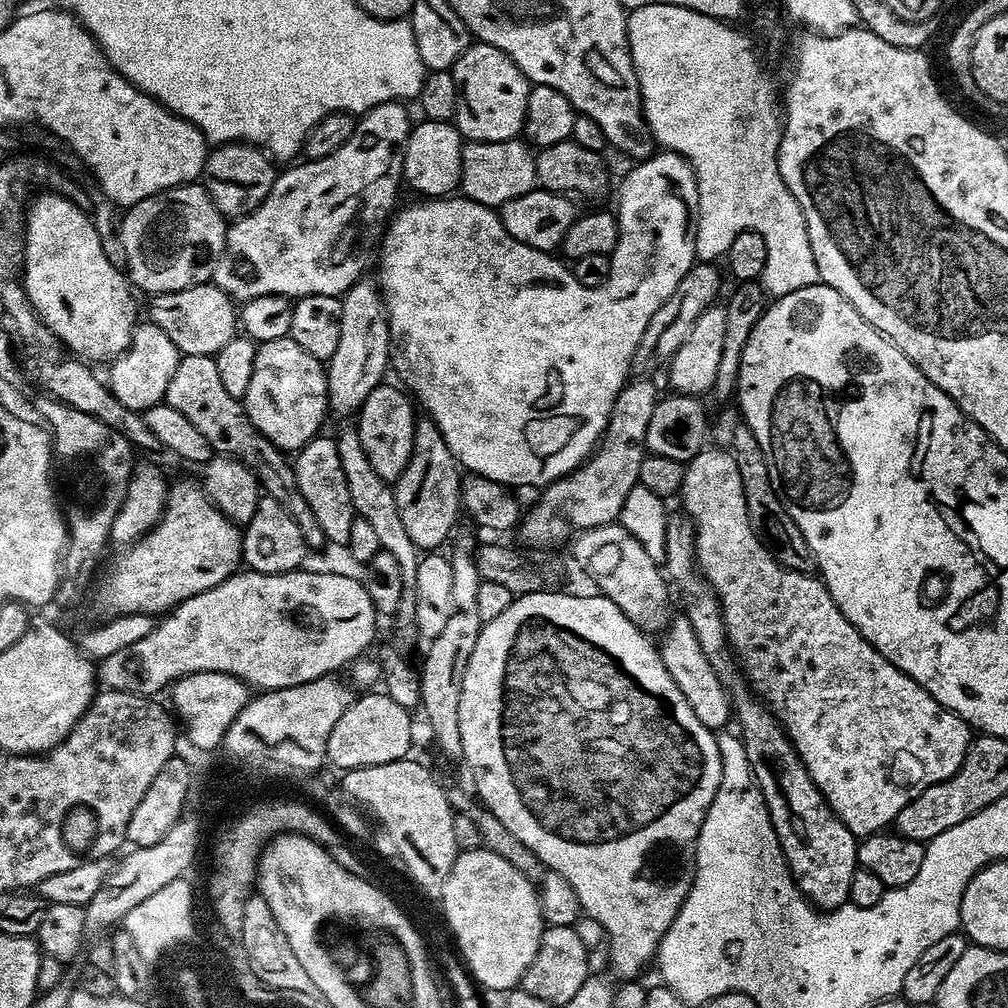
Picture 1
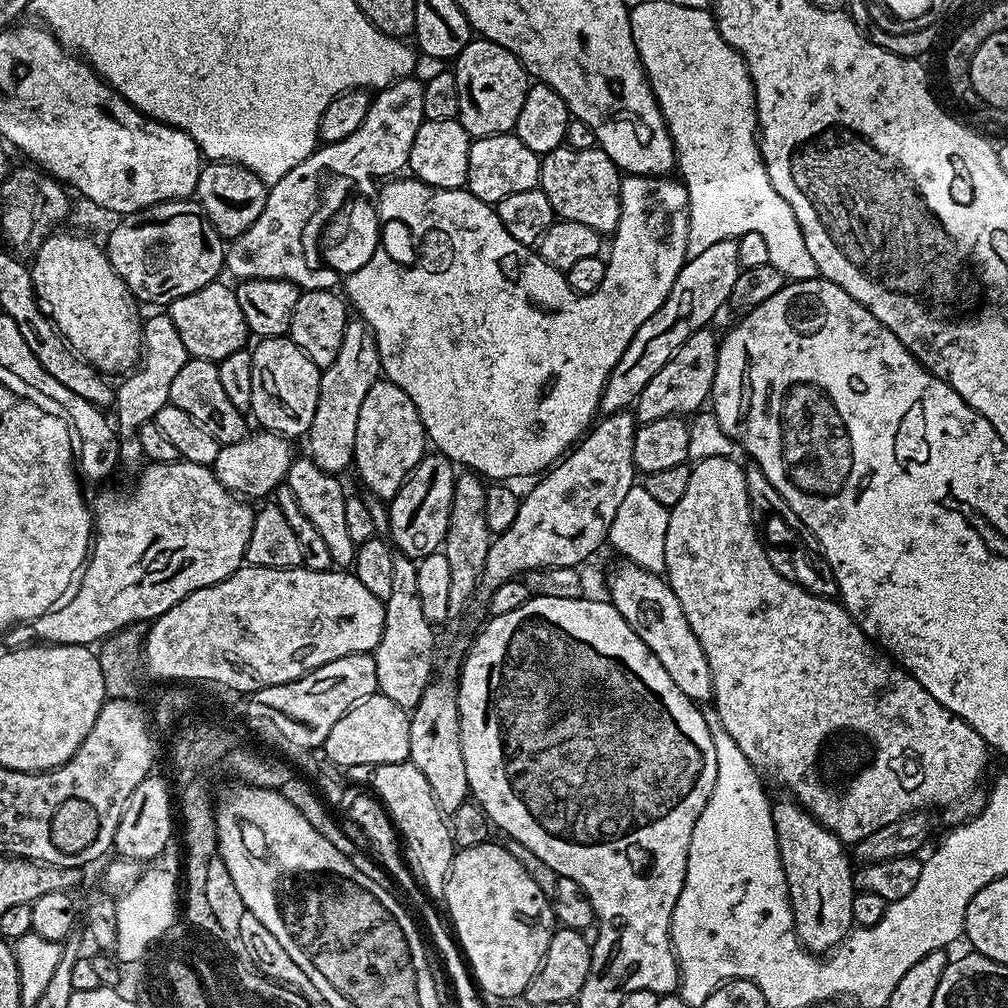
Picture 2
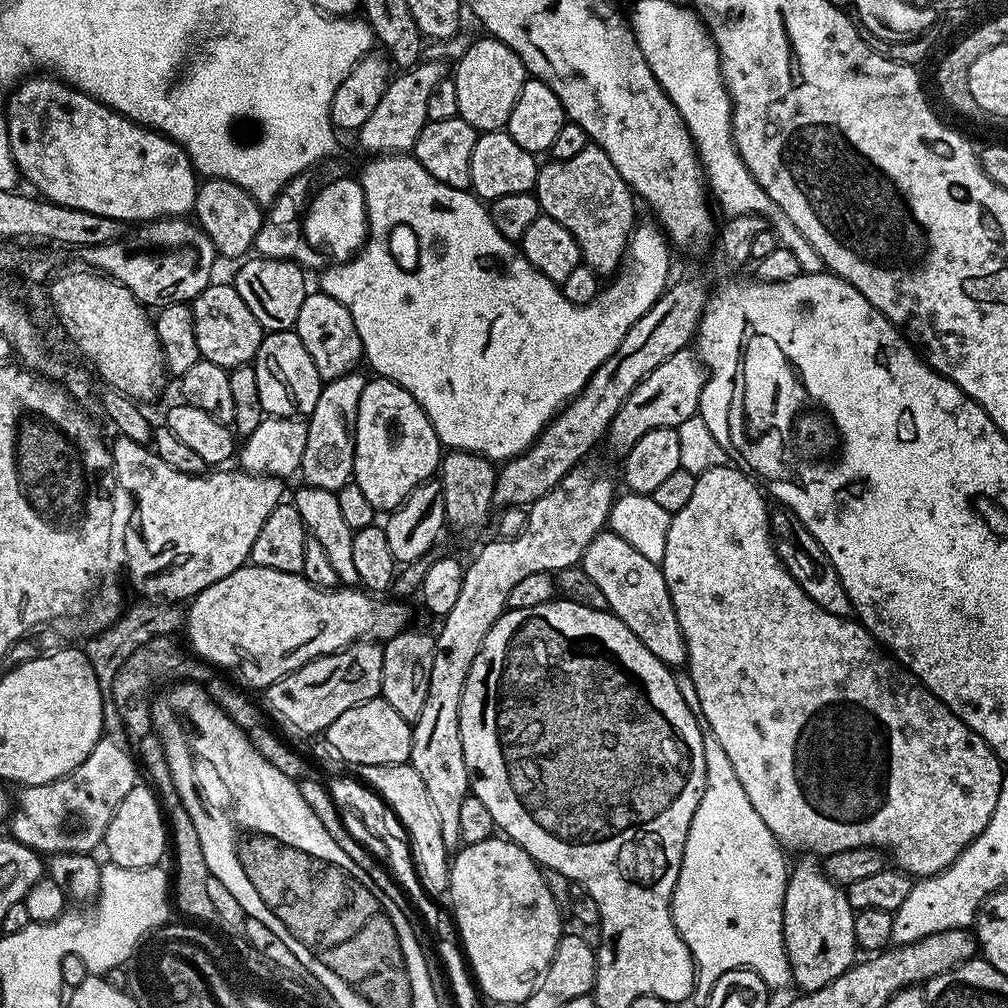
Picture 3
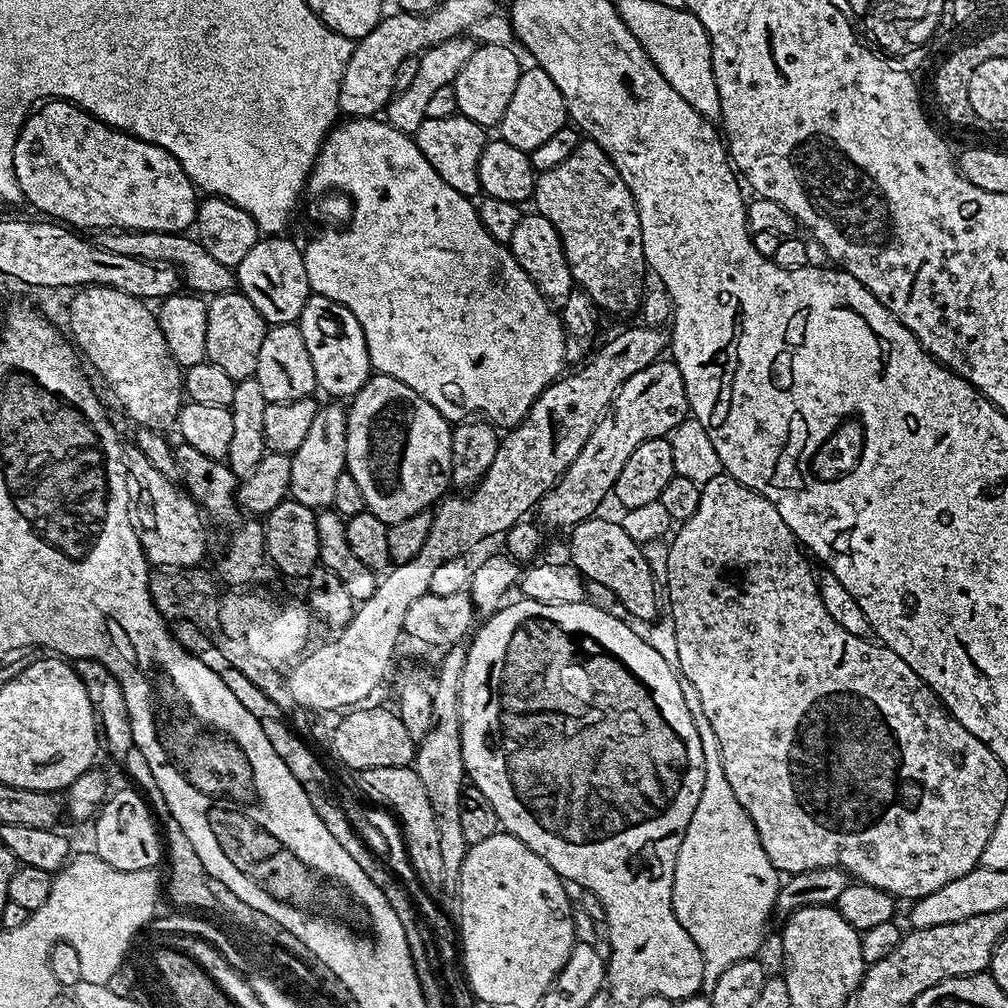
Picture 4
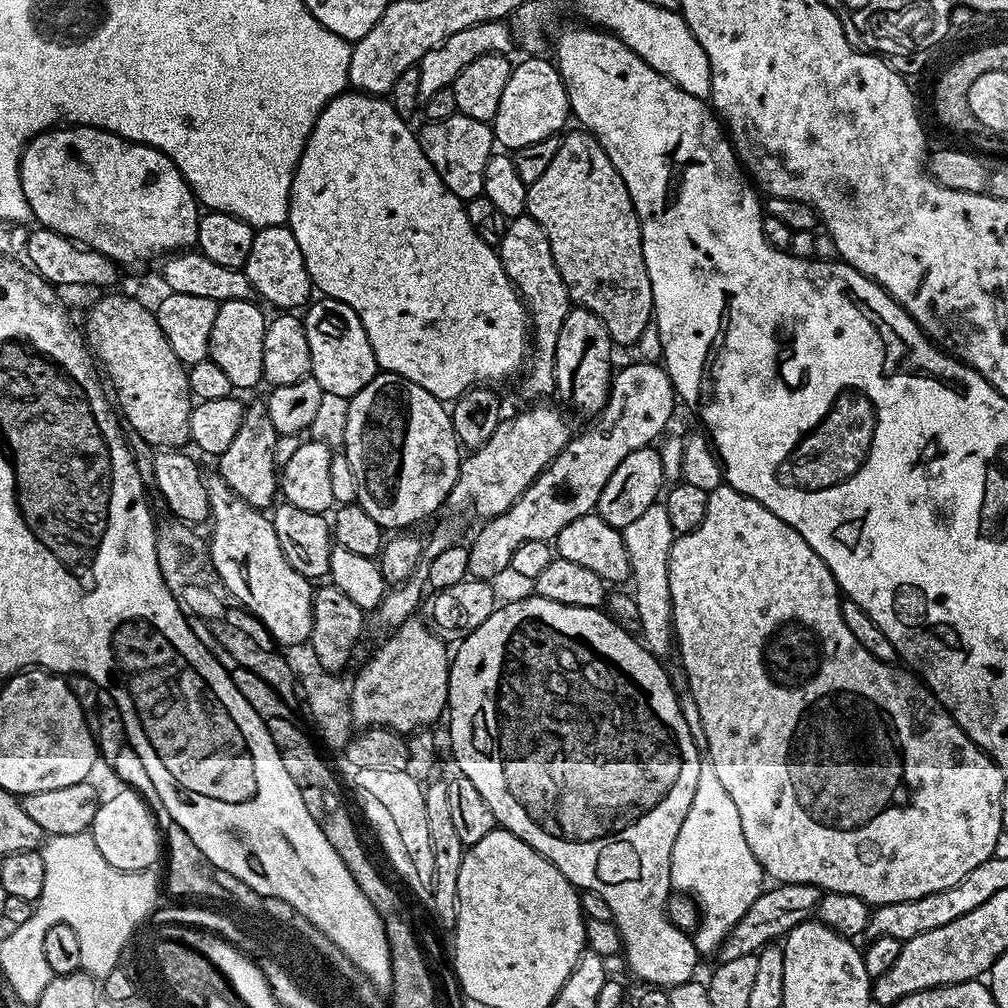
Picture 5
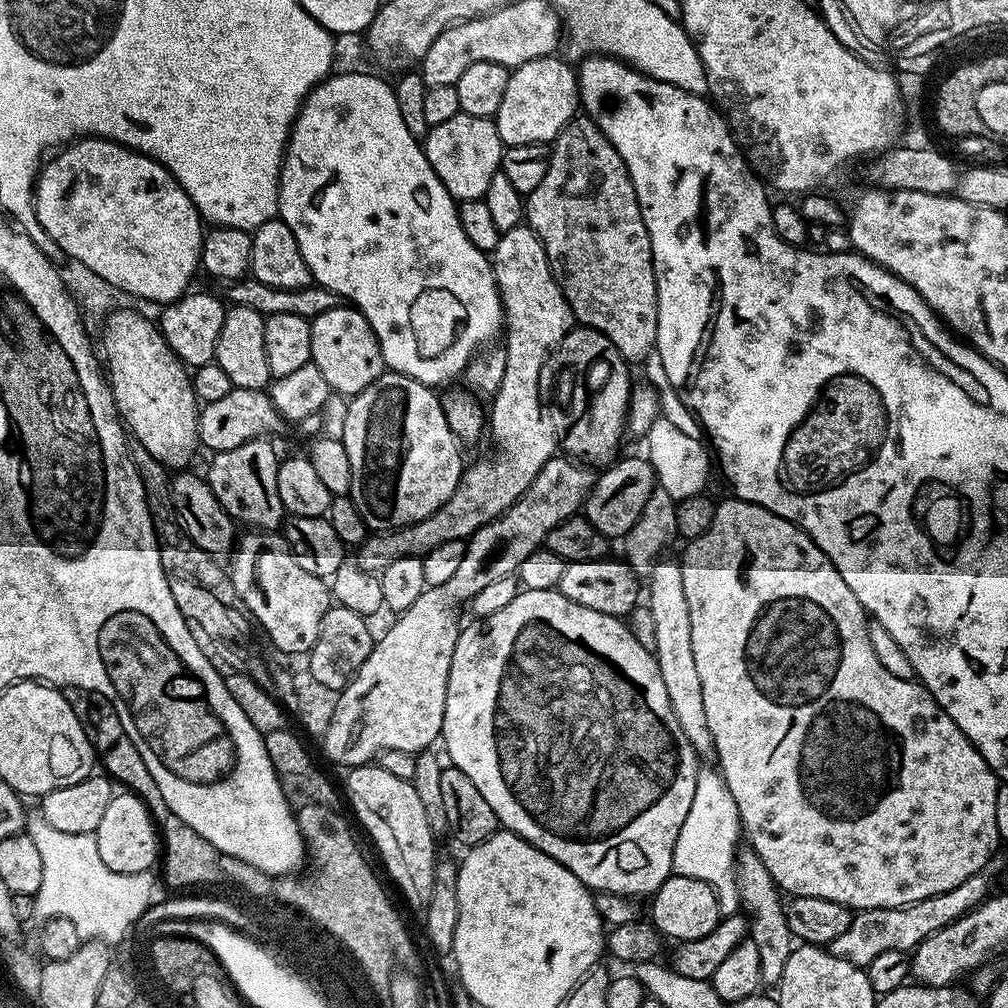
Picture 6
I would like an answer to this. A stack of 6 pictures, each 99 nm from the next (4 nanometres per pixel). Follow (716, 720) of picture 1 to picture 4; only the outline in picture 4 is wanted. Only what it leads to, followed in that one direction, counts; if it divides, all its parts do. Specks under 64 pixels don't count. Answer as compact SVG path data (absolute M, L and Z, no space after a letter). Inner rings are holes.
M589 518L575 524L570 530L572 536L568 540L567 559L577 568L585 581L593 580L602 582L609 590L618 594L618 602L626 606L629 617L637 616L645 622L657 619L656 589L658 583L651 572L650 566L644 557L643 547L634 538L626 534L626 530L615 519L600 520L601 518Z

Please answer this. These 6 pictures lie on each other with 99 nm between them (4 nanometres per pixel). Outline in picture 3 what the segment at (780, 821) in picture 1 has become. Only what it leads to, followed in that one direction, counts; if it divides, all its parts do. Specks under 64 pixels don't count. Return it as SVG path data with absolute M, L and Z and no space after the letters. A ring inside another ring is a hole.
M815 859L801 860L804 860L801 864L791 865L788 874L788 889L784 895L784 945L792 970L792 984L806 993L818 991L851 968L858 949L854 938L856 912L850 906L847 891L835 884Z

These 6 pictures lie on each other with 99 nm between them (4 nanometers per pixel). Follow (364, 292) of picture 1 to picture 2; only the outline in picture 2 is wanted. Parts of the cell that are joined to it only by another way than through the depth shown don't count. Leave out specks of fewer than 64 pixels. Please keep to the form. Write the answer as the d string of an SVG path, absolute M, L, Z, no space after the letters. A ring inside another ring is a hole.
M359 318L349 319L346 326L346 334L342 336L342 350L338 350L338 358L329 368L323 369L320 373L320 397L318 406L314 410L314 422L306 433L310 458L326 473L344 474L344 471L351 469L354 464L354 442L358 434L358 410L362 410L362 402L369 392L370 386L374 386L376 380L381 379L380 359L376 349L376 339L370 330L370 326Z

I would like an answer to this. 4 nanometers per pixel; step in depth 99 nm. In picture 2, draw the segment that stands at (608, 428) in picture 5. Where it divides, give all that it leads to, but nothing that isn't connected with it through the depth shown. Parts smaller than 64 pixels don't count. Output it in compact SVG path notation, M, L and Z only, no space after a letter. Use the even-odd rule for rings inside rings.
M707 327L690 334L688 341L668 359L666 366L662 366L662 370L658 370L658 374L654 374L650 382L646 382L634 405L634 415L640 424L667 416L684 418L700 412L709 403L720 349L718 336L712 331L711 327Z

